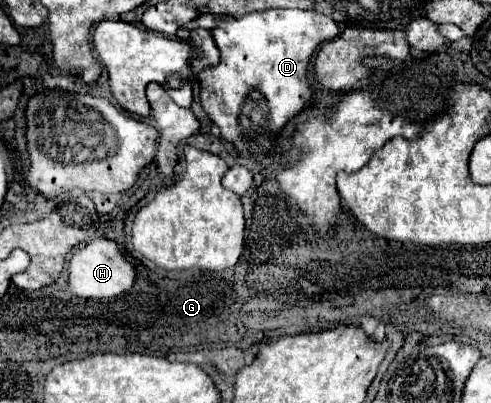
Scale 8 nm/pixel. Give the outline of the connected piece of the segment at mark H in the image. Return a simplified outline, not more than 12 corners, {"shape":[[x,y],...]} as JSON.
{"shape":[[96,239],[72,255],[70,291],[122,295],[136,281],[118,243]]}

